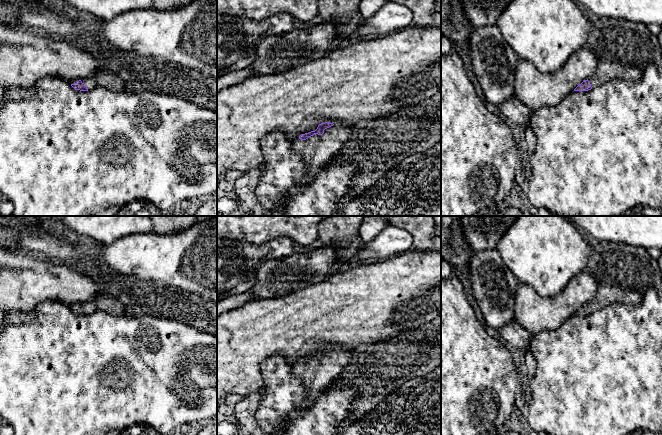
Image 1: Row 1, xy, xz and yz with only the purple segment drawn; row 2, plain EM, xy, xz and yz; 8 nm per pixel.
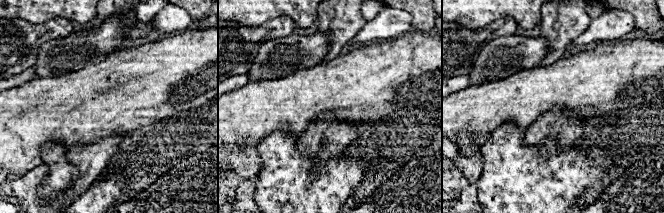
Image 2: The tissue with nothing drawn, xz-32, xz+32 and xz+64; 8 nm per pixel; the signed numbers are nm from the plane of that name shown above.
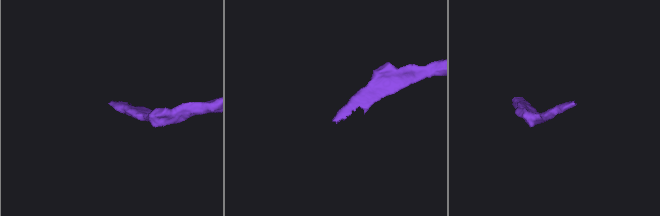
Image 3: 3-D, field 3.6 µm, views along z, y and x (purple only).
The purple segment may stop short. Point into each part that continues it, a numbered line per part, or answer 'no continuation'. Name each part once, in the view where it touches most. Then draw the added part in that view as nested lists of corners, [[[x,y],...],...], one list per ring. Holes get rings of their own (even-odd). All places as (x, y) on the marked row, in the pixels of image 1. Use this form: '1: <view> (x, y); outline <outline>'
1: xz (317, 150); outline [[[336,123],[324,130],[322,135],[314,134],[306,140],[295,139],[293,149],[303,158],[306,173],[303,184],[313,179],[324,165],[335,156],[347,141],[355,126]]]

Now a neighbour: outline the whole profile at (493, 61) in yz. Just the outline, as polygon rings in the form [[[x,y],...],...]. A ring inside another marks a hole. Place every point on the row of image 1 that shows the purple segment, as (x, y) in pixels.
[[[497,25],[489,27],[474,27],[469,41],[468,53],[471,58],[473,72],[482,88],[486,99],[499,107],[511,96],[515,95],[515,68],[519,57],[505,41]]]

